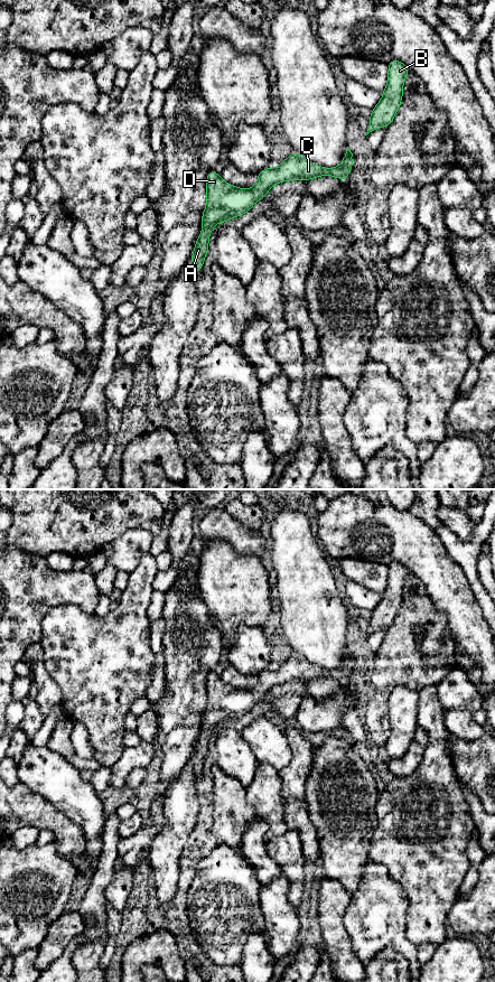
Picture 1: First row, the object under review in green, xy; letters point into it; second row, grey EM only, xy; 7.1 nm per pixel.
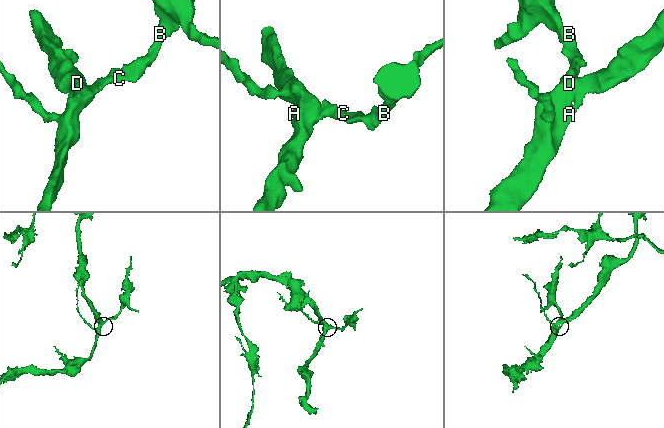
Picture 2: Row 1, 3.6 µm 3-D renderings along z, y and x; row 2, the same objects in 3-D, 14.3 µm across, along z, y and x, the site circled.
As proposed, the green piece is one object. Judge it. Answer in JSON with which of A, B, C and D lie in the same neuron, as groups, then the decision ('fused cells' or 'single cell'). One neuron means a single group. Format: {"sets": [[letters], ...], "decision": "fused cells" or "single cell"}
{"sets": [["A", "B", "C", "D"]], "decision": "single cell"}

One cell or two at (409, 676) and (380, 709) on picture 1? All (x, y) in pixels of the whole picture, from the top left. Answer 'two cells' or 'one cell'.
one cell

